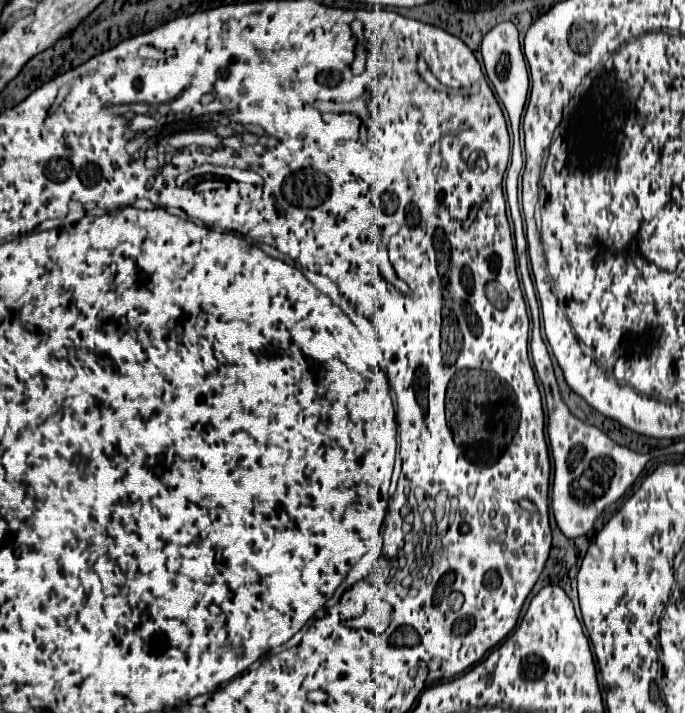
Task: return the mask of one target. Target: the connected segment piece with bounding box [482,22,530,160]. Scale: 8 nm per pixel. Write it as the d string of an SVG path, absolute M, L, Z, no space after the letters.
M502 22L498 26L494 26L482 40L482 58L484 58L484 66L486 66L486 74L490 78L490 82L494 84L496 96L500 98L500 102L504 104L513 132L513 147L511 158L522 158L522 148L519 138L520 120L522 110L524 110L524 102L530 90L530 79L527 63L524 62L524 54L520 50L520 42L518 42L518 30L512 22Z

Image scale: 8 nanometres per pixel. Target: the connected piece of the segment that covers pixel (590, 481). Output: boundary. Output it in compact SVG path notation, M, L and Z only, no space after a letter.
M516 226L516 232L513 235L521 282L533 325L532 342L530 342L532 360L534 360L534 368L537 375L540 376L540 380L544 384L544 392L546 392L548 436L550 436L550 448L552 448L552 458L554 458L552 510L554 510L554 518L556 518L562 534L568 538L578 538L578 536L588 534L592 530L594 520L604 512L604 508L610 506L612 502L616 502L634 484L634 480L640 476L640 472L644 470L648 460L662 455L659 455L659 449L641 454L626 448L626 446L620 446L614 440L610 440L596 426L584 424L582 420L578 420L576 416L570 414L568 406L564 404L564 400L558 392L552 360L541 336L539 301L529 268L526 235L525 232L522 234L522 230L518 226Z

